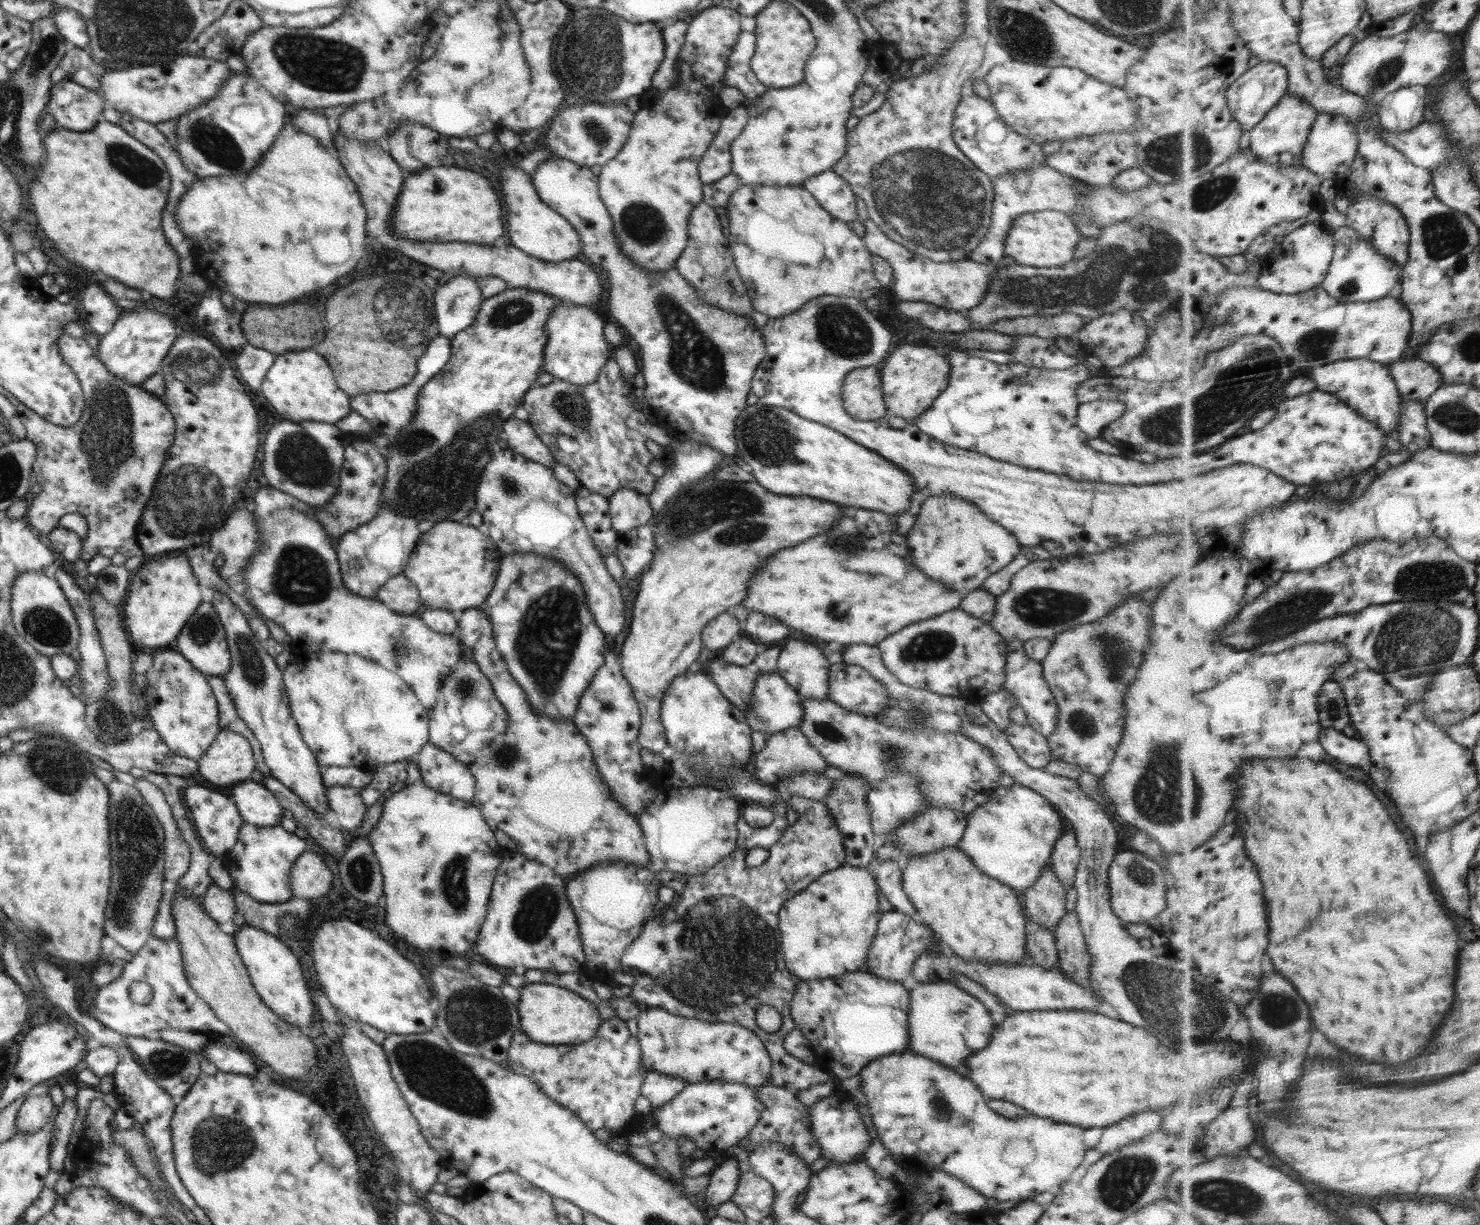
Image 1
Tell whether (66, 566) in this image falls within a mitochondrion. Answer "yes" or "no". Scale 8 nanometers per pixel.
no

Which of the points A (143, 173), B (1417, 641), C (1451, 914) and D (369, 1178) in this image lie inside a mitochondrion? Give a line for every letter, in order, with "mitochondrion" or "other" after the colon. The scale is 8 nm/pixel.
A: mitochondrion
B: mitochondrion
C: other
D: other

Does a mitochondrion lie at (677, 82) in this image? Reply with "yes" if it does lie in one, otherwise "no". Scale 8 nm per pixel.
no

